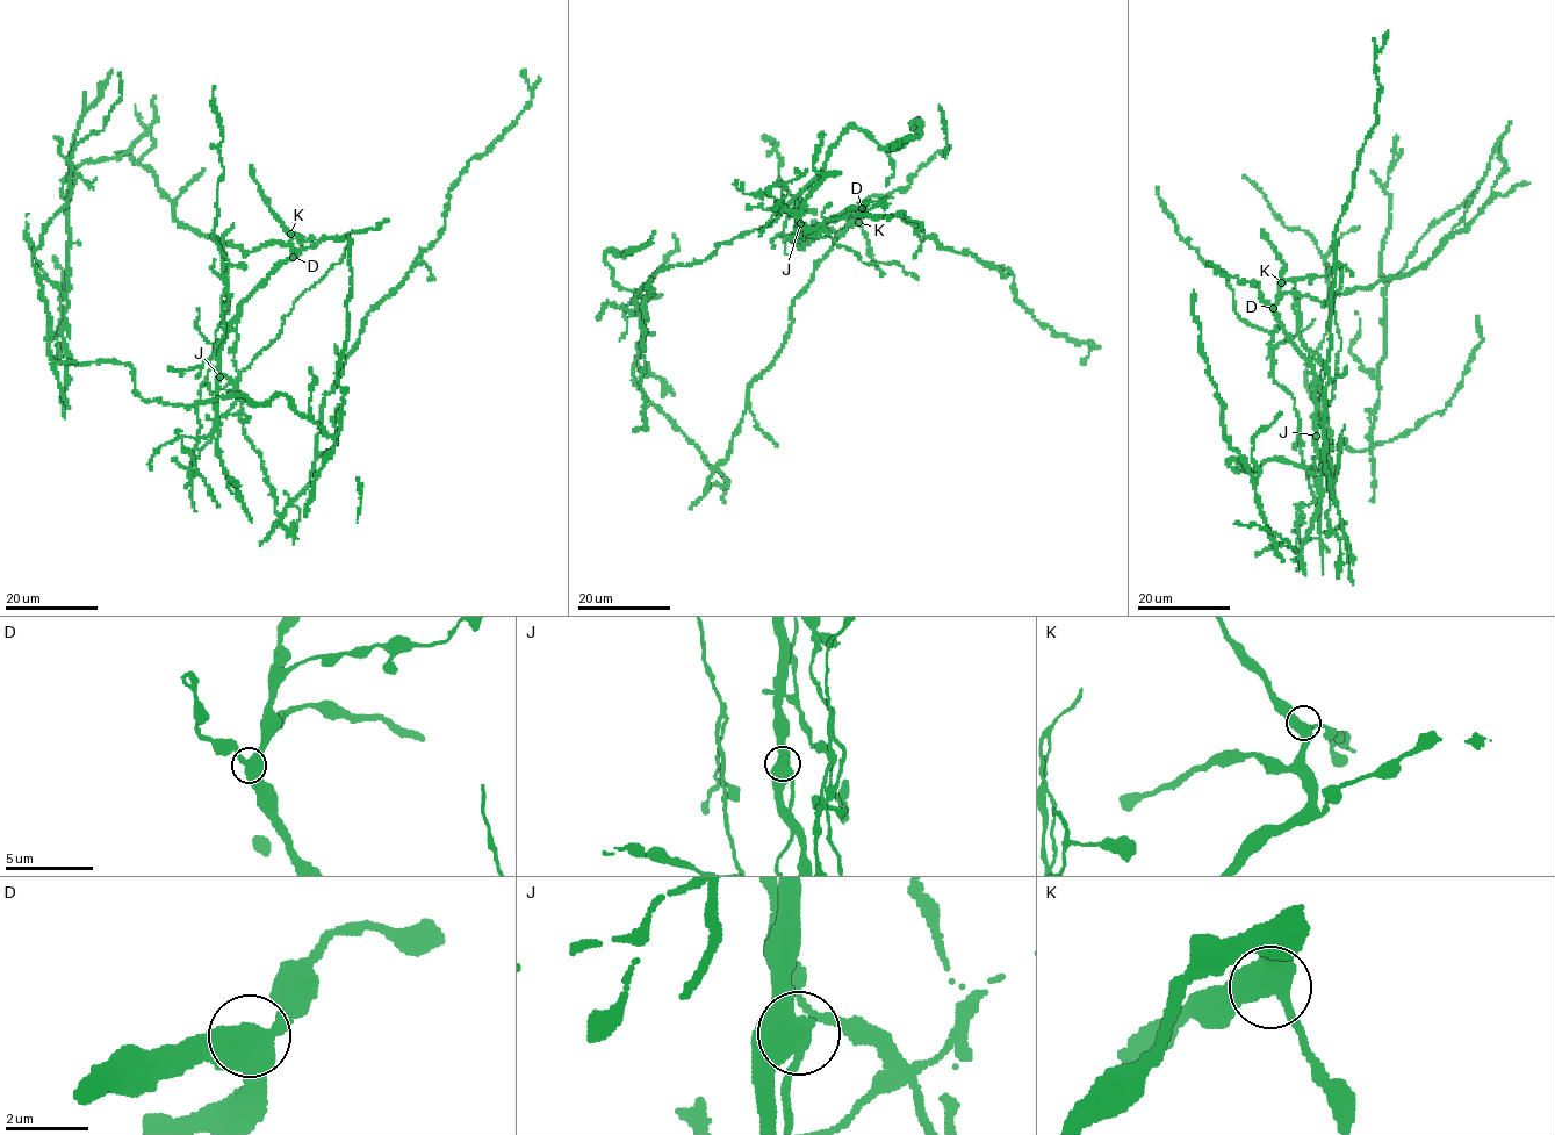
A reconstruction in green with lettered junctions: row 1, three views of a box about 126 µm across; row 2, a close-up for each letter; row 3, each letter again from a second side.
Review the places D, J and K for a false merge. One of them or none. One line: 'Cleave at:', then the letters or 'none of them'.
Cleave at: J

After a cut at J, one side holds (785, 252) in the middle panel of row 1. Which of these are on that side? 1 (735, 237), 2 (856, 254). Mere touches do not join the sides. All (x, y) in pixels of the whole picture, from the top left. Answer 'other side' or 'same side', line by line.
1: other side
2: same side

